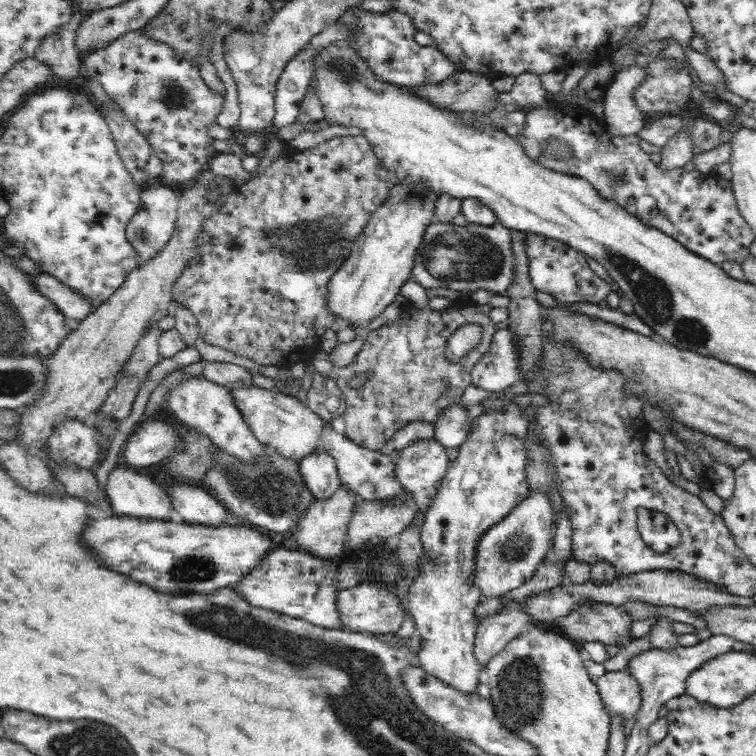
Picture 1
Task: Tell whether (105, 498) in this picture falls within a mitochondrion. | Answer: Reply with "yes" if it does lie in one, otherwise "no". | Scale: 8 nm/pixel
no

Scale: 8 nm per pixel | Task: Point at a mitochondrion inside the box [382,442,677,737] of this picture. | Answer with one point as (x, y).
(521, 690)

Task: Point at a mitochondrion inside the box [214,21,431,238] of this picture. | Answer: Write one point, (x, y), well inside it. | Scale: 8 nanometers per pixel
(348, 73)

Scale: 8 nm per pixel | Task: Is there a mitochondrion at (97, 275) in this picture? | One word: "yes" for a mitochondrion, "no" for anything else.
no

